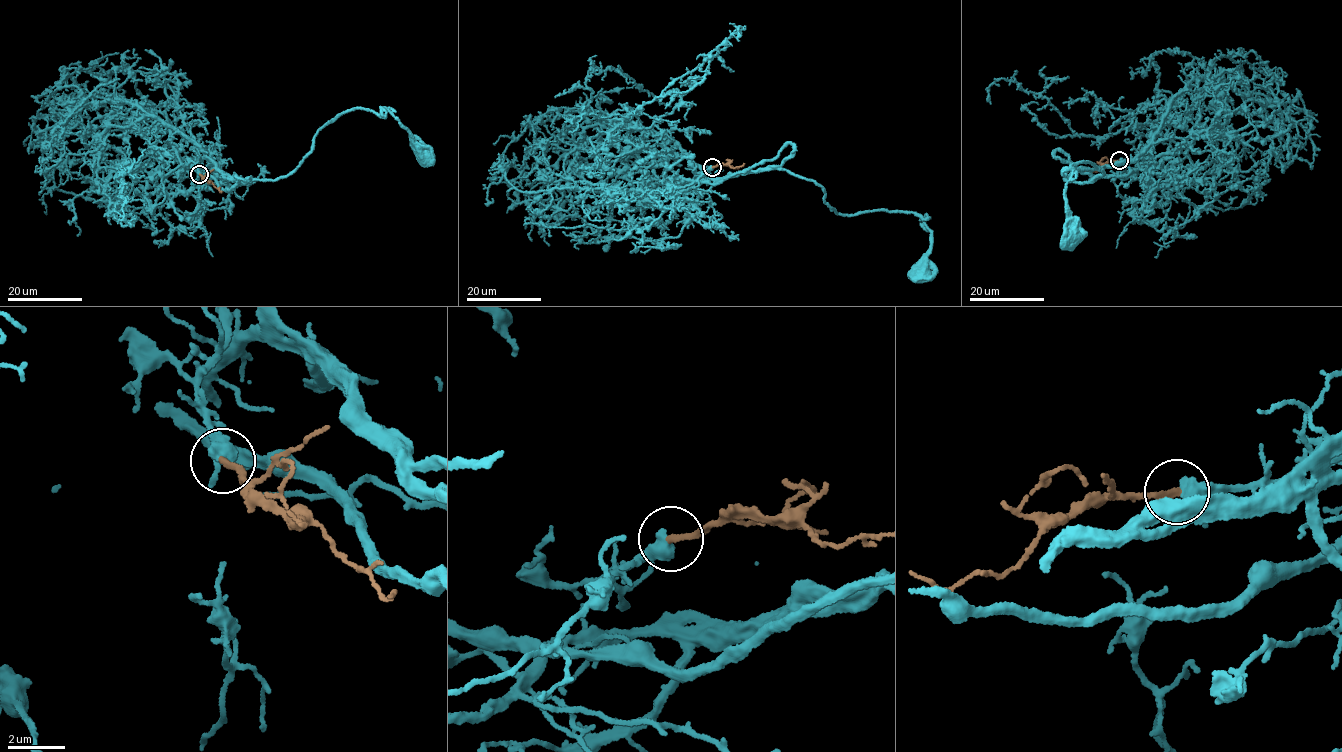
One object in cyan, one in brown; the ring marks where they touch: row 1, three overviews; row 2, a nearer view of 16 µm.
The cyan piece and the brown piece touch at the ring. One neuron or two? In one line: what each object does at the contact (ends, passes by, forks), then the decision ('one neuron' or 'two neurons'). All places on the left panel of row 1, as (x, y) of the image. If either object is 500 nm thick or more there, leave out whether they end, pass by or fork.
one neuron

